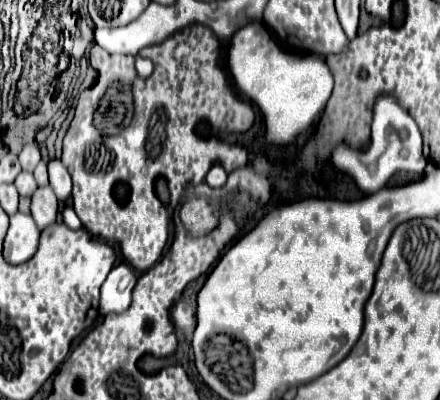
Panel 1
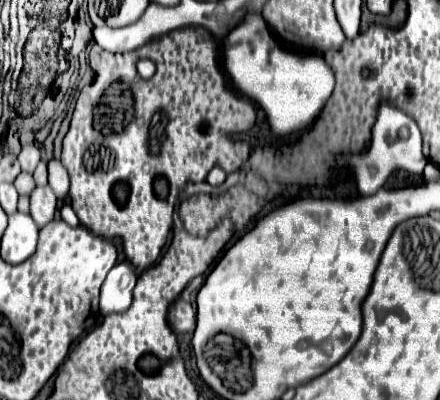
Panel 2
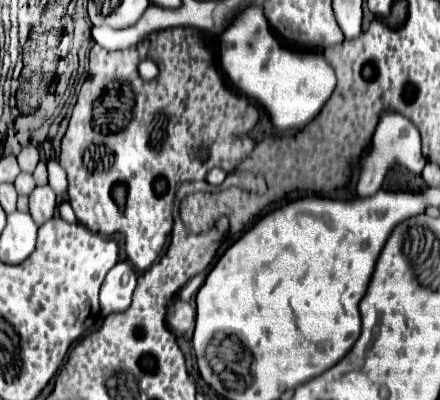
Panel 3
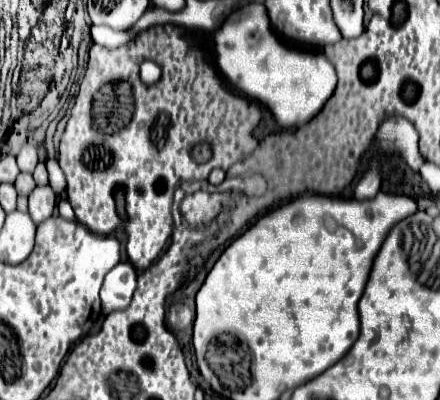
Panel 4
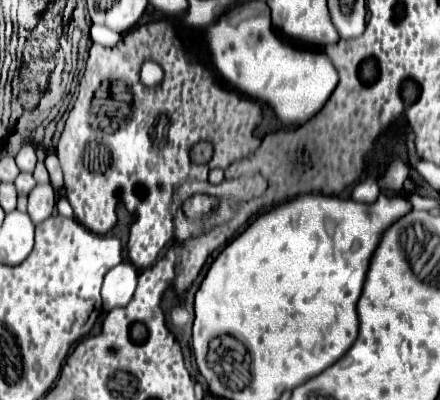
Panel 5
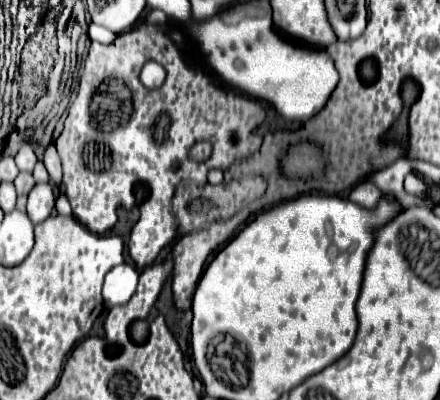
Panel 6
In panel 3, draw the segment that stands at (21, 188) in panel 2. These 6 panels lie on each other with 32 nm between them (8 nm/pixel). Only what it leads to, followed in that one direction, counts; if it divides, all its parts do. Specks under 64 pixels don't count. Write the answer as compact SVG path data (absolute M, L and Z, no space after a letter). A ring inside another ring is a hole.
M22 172L22 174L18 176L18 180L16 180L16 188L18 188L20 194L30 194L32 188L34 188L34 180L32 180L32 176Z

